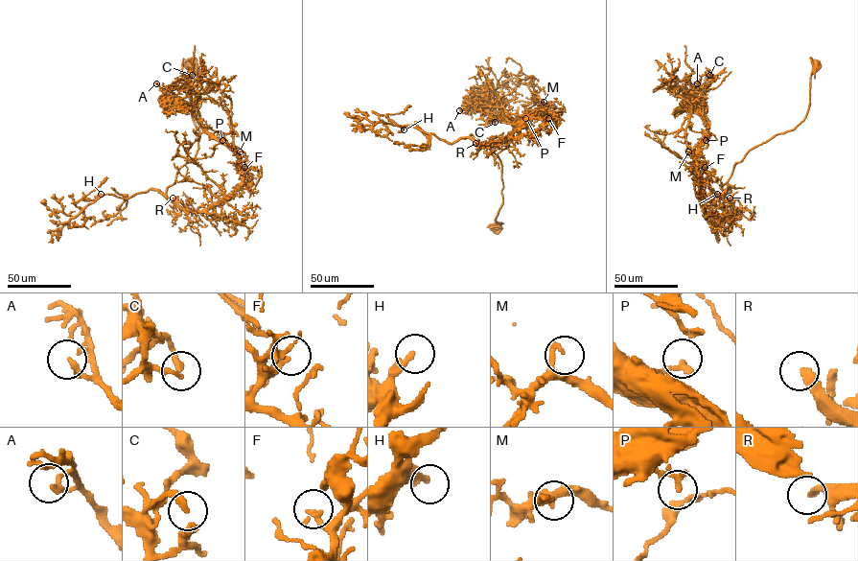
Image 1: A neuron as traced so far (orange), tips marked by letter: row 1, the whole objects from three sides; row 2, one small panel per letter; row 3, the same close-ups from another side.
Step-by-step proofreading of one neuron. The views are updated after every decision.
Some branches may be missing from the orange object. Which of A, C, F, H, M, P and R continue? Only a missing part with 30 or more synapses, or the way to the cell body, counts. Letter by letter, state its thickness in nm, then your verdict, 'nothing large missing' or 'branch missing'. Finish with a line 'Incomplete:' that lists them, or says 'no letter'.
A: 200 nm thick; nothing large missing
C: 280 nm thick; nothing large missing
F: 240 nm thick; nothing large missing
H: 260 nm thick; nothing large missing
M: 180 nm thick; branch missing
P: 240 nm thick; nothing large missing
R: 280 nm thick; branch missing
Incomplete: M, R

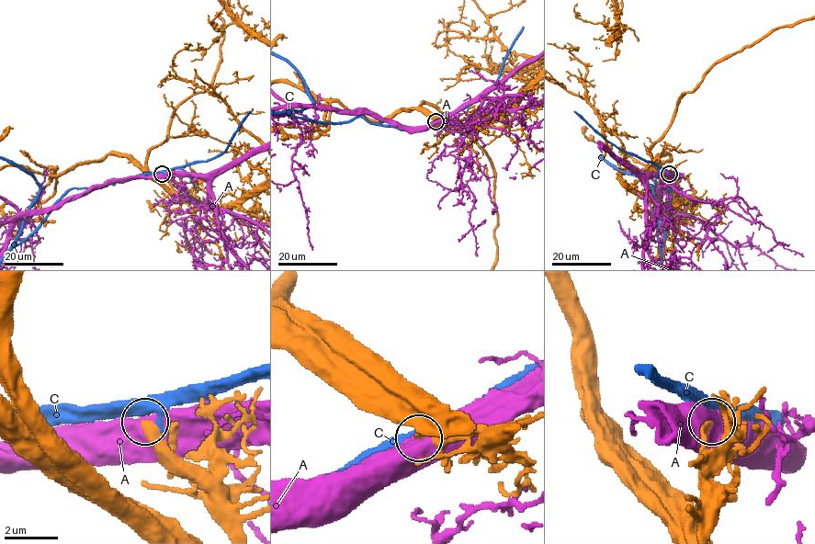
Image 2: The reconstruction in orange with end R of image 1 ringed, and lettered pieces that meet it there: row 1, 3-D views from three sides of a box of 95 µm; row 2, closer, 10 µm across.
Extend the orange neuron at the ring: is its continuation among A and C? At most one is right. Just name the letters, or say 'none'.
none

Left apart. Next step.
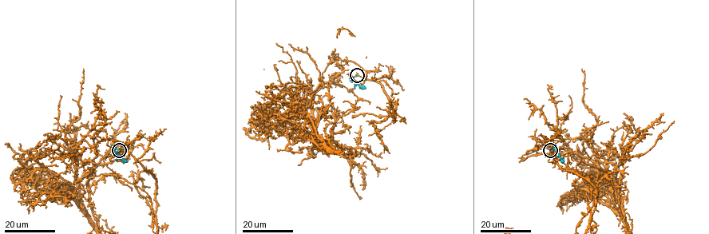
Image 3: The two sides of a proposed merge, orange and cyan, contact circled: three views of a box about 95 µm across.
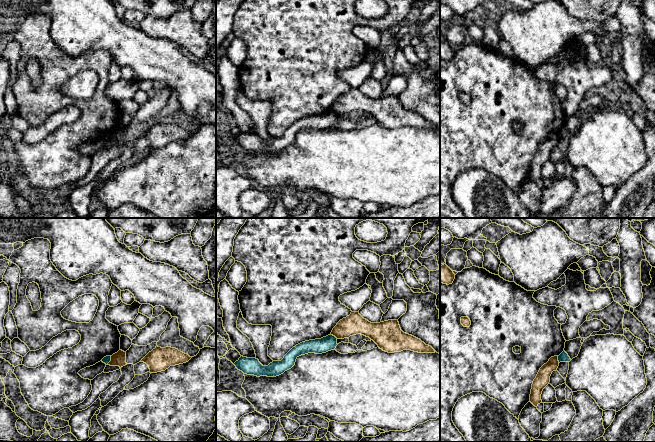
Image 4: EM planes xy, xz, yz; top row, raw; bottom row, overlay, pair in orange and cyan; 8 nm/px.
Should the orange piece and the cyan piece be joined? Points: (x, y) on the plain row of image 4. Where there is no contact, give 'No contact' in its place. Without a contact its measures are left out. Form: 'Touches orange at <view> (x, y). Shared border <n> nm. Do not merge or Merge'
Touches orange at yz (557, 135). Shared border 60 nm. Do not merge

